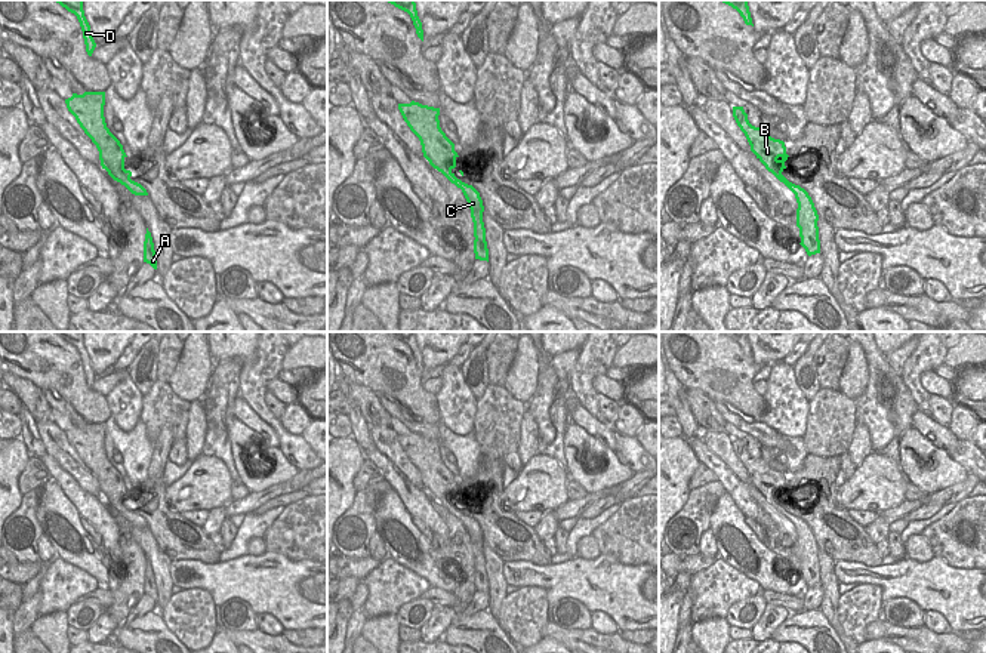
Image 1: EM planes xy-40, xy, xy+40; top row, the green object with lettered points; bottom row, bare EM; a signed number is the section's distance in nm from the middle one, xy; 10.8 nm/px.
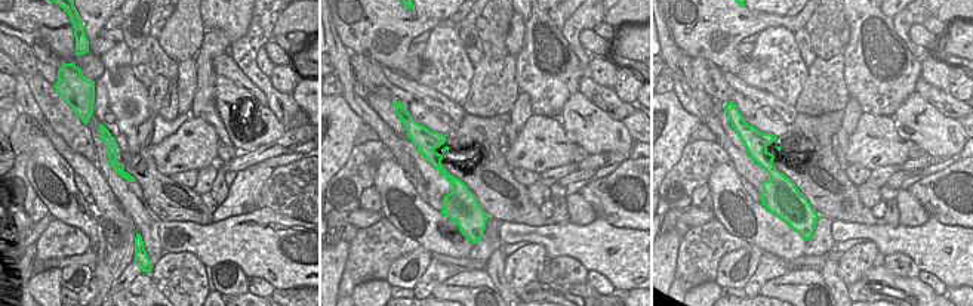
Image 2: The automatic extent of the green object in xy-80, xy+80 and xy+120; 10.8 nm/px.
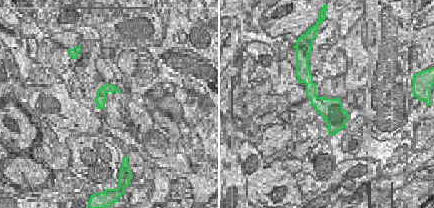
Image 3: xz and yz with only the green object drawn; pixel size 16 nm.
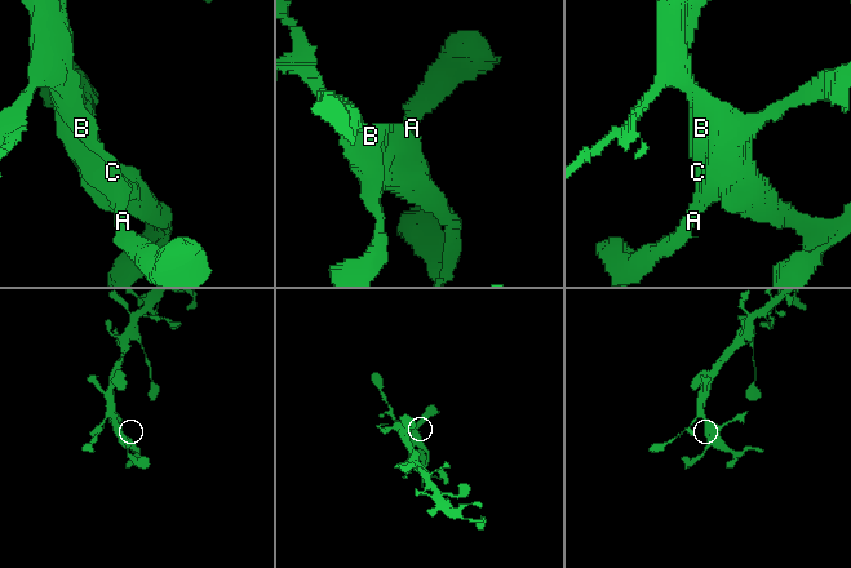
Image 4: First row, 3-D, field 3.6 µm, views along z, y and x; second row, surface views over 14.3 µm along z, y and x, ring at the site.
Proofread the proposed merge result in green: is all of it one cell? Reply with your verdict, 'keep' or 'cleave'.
keep

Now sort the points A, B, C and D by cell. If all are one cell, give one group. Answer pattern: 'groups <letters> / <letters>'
groups A B C D

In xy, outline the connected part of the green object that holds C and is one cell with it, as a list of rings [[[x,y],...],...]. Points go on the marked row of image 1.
[[[412,101],[410,104],[398,104],[398,110],[410,130],[419,138],[423,157],[434,169],[441,172],[452,184],[462,190],[474,222],[475,259],[489,262],[486,228],[483,222],[483,200],[472,185],[462,182],[452,172],[456,167],[456,158],[459,155],[455,151],[455,144],[440,127],[440,108]]]

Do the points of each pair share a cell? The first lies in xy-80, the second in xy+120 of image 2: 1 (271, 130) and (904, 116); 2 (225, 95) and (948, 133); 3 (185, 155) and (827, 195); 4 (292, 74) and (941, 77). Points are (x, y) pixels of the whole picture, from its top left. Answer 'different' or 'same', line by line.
1: same
2: same
3: different
4: different

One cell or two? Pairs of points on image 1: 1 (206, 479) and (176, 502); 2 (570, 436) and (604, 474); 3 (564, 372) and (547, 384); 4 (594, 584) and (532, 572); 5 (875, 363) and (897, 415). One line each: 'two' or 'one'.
1: one
2: one
3: two
4: one
5: one

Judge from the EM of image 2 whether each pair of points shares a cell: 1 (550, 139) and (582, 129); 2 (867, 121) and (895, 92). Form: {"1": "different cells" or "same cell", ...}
{"1": "different cells", "2": "different cells"}

